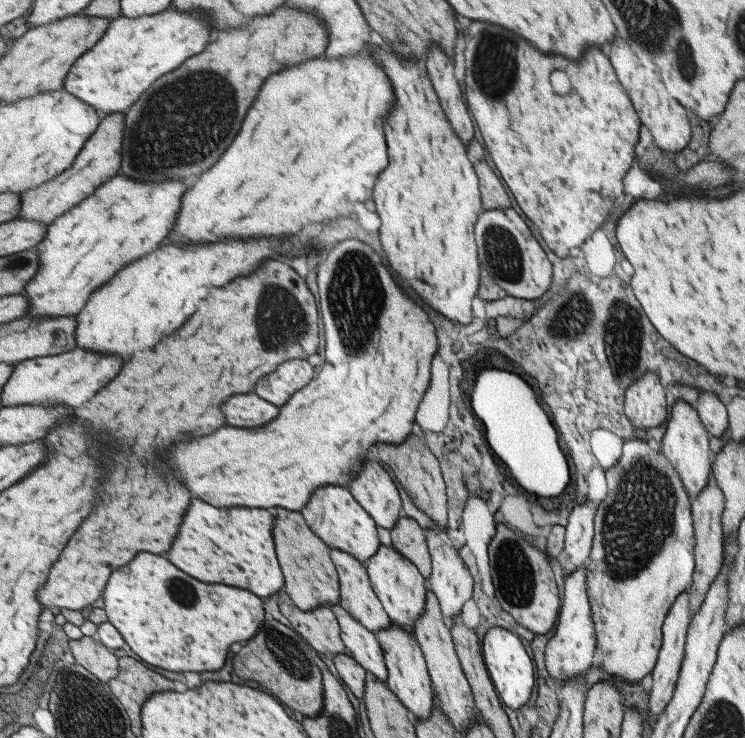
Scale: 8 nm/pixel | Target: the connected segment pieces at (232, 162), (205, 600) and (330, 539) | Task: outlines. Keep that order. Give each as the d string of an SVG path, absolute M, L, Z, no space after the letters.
M324 55L273 74L273 78L265 82L261 98L257 98L253 110L249 110L233 146L221 156L217 166L205 172L199 182L185 192L185 206L168 239L196 244L218 242L223 238L295 236L305 226L327 222L327 218L344 221L350 204L371 199L375 178L387 166L381 124L395 104L393 93L383 67L379 68L369 56L332 58Z
M141 552L129 566L121 566L113 572L103 600L111 624L121 630L127 644L133 646L145 662L171 672L221 670L227 662L231 646L241 640L251 640L265 620L263 600L257 598L257 594L225 584L203 584L179 570L167 558L149 552Z
M329 485L327 488L317 490L317 494L313 494L313 502L309 502L309 506L305 506L303 514L309 522L309 526L331 548L335 547L337 550L345 551L364 562L380 548L379 540L377 540L374 520L353 499L345 487Z

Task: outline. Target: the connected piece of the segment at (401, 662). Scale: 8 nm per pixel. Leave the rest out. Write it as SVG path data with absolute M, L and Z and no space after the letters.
M391 624L387 629L374 633L377 644L383 651L384 665L386 666L386 680L388 689L396 694L404 707L419 719L426 719L431 714L431 686L430 676L426 669L423 653L417 646L416 638L412 631L406 631Z

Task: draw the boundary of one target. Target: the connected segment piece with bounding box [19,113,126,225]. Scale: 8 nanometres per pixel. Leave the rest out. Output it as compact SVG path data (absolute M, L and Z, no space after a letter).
M113 113L104 116L96 133L87 141L84 150L69 170L38 188L22 194L20 218L36 220L52 225L60 216L73 210L89 198L101 184L109 182L121 173L123 166L123 134L125 132L126 113Z

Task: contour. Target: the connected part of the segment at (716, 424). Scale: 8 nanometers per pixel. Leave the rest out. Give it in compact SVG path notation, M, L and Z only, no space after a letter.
M698 392L695 409L701 423L717 442L722 441L728 429L728 409L715 394Z

